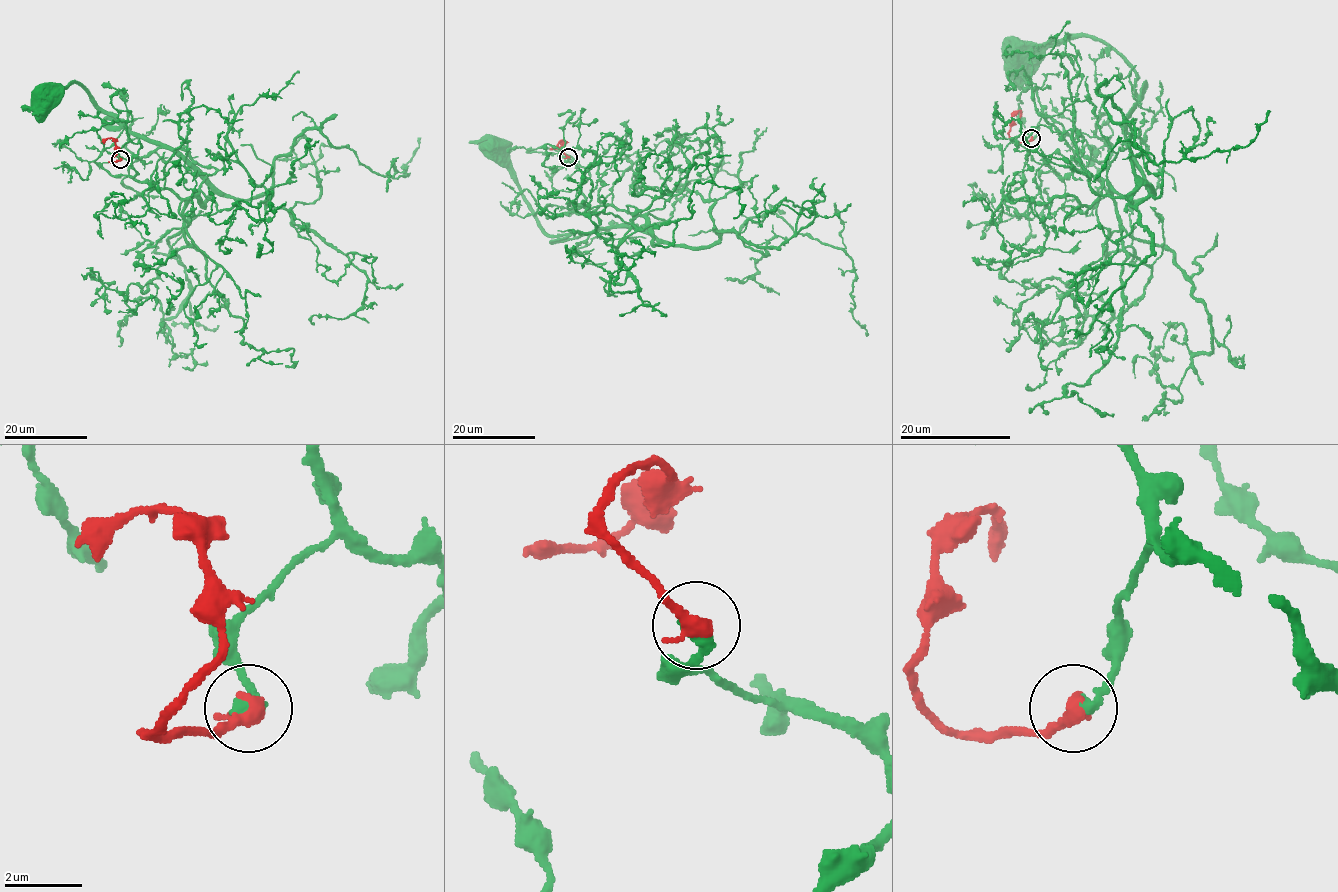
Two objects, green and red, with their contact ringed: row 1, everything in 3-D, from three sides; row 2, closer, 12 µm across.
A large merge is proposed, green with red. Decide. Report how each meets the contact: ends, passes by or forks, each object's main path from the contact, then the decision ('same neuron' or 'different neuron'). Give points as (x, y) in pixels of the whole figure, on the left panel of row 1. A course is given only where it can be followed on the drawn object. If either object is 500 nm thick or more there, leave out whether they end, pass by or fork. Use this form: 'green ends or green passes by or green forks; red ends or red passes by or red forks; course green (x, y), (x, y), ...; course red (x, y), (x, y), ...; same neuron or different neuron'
green ends; red ends; course green (120, 159), (129, 141), (140, 144), (129, 177), (181, 198), (216, 170), (130, 134), (76, 82), (44, 90); course red (120, 159), (110, 161), (117, 153), (115, 142), (110, 138), (101, 142); same neuron

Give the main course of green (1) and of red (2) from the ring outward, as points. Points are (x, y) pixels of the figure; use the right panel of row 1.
1: (1031, 139), (1042, 114), (1059, 122), (1106, 162), (1107, 190), (1140, 96), (1102, 42), (1018, 46)
2: (1031, 139), (1017, 141), (1009, 135), (1013, 115), (1020, 111), (1021, 115)

